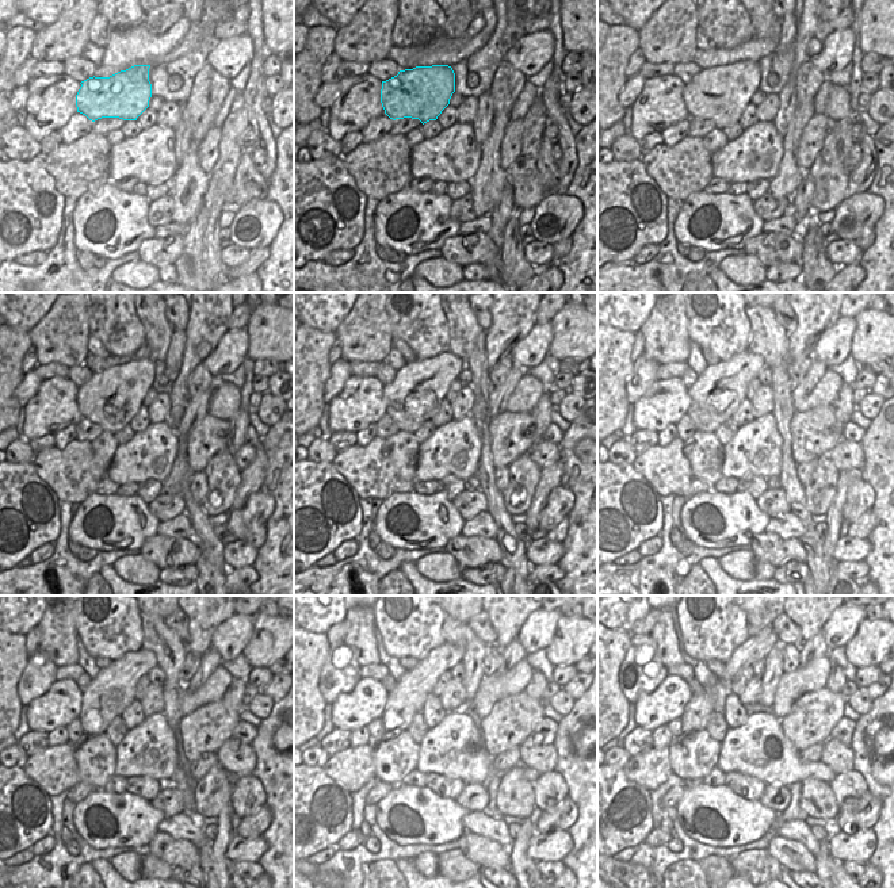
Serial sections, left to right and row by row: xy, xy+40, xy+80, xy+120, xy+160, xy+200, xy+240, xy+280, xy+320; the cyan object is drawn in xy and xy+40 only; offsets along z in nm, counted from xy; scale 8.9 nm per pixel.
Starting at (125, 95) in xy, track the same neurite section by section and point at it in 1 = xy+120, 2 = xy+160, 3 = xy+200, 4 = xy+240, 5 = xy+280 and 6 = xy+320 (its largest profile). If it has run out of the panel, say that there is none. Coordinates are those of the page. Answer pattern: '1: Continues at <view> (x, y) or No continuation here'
1: Continues at xy+120 (114, 395)
2: Continues at xy+160 (421, 385)
3: Continues at xy+200 (725, 385)
4: Continues at xy+240 (119, 678)
5: Continues at xy+280 (421, 680)
6: Continues at xy+320 (756, 647).

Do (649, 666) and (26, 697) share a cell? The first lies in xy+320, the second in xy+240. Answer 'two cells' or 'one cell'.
one cell

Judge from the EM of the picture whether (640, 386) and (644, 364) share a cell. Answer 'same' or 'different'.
same

